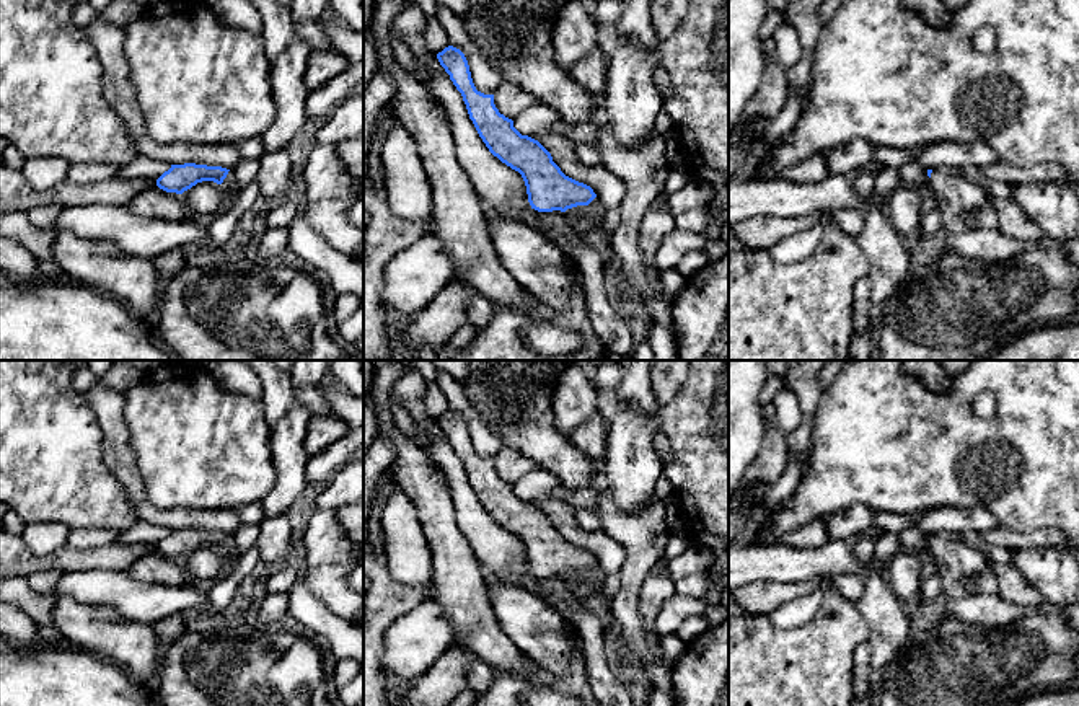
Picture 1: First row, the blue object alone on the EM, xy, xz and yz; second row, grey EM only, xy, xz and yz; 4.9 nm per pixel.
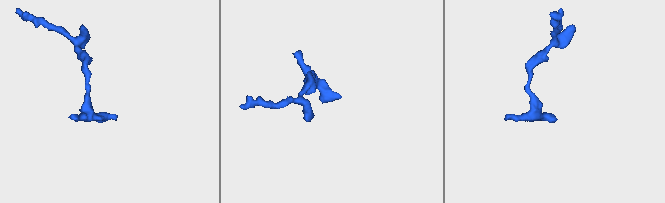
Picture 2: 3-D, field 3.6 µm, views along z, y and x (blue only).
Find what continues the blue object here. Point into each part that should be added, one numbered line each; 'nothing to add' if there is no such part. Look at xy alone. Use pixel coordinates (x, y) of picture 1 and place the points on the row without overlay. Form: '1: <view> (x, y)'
1: xy (230, 550)

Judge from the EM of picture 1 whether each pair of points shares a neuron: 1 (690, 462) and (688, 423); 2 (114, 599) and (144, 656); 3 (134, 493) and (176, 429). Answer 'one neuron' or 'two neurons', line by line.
1: one neuron
2: two neurons
3: two neurons

